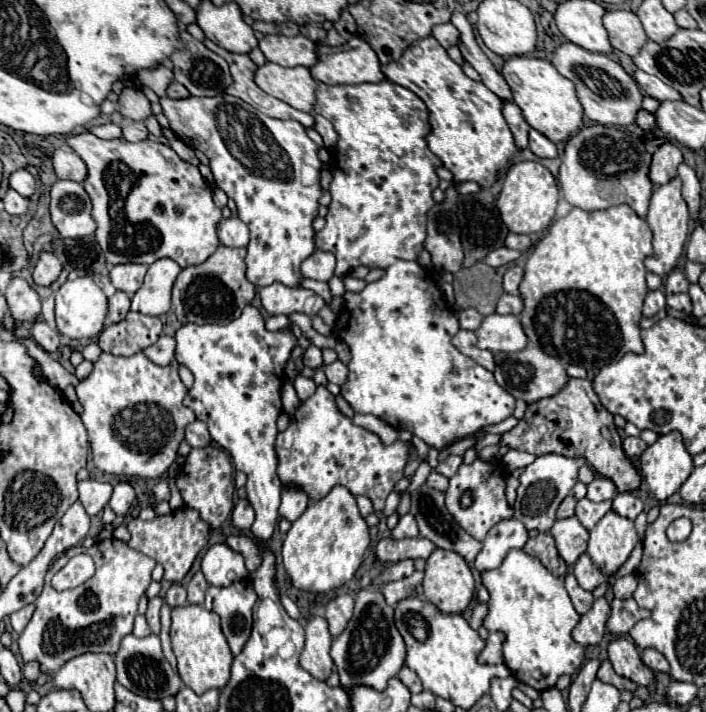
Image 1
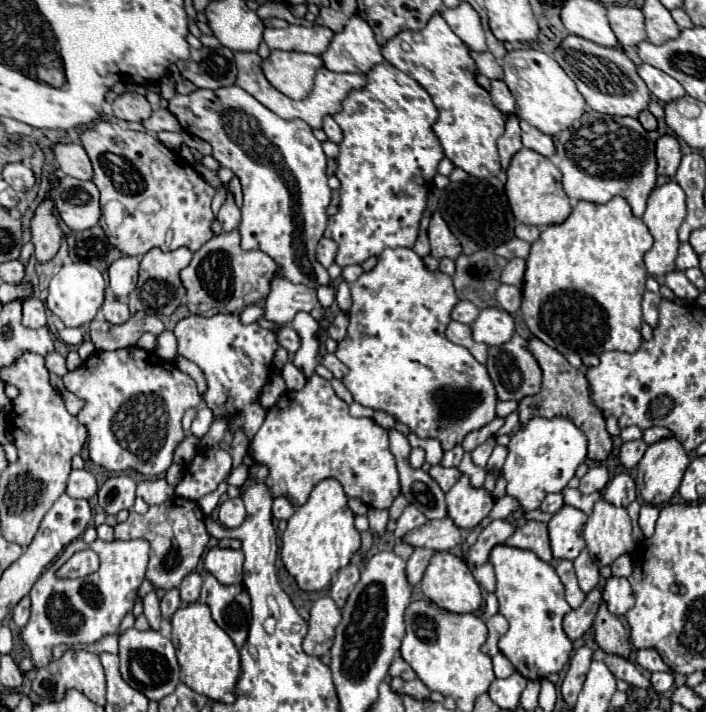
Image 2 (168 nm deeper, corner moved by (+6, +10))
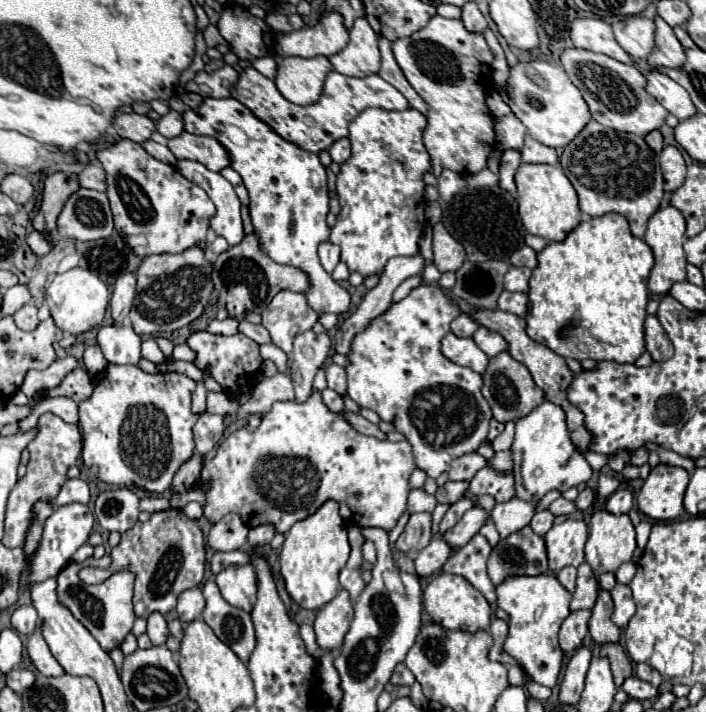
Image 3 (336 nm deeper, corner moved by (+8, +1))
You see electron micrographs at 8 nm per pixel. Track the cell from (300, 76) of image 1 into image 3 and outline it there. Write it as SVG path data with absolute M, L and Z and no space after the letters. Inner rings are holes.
M281 57L277 59L275 85L279 93L295 105L311 105L319 99L323 81L331 71L327 57Z

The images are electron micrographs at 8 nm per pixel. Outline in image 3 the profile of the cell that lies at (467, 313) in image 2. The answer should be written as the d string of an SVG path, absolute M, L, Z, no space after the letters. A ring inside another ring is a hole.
M461 313L453 323L451 323L451 331L457 337L471 337L477 331L477 321L473 321L473 317L469 313Z

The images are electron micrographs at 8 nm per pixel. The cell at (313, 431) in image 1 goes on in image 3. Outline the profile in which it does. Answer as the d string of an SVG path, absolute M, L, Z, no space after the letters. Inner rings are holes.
M313 389L305 403L275 403L273 409L263 415L257 431L249 433L247 429L237 429L225 437L225 441L217 447L215 457L205 461L201 471L201 481L211 481L211 489L205 491L207 505L203 507L203 515L211 523L217 523L229 511L237 513L249 527L273 523L279 533L285 533L293 523L315 513L327 499L335 499L345 521L351 521L359 527L381 527L391 531L407 507L409 475L413 469L415 461L407 441L391 443L357 433L349 421L345 421L345 413L333 413L331 409L325 409L321 393Z

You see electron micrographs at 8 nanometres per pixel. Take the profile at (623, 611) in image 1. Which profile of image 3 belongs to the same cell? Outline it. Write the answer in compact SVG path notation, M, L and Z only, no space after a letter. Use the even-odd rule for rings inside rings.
M617 583L611 589L611 597L613 597L613 603L615 603L613 623L619 625L619 627L625 627L629 623L629 619L633 617L633 613L635 613L635 603L633 603L633 595L631 595L629 585Z

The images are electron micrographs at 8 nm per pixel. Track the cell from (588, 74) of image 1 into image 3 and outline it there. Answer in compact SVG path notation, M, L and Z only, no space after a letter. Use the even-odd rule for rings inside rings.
M577 47L565 49L559 59L567 77L581 91L585 103L589 105L591 117L601 125L625 133L647 135L649 131L659 129L665 123L667 109L661 107L657 99L645 91L645 77L633 65L625 65L607 55Z

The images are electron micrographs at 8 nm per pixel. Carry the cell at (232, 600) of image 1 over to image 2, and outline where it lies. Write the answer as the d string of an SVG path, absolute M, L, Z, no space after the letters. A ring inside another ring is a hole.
M207 570L201 572L201 576L203 576L203 590L199 602L211 608L217 626L231 636L237 648L241 648L247 640L251 622L251 600L245 586L241 584L223 586Z

